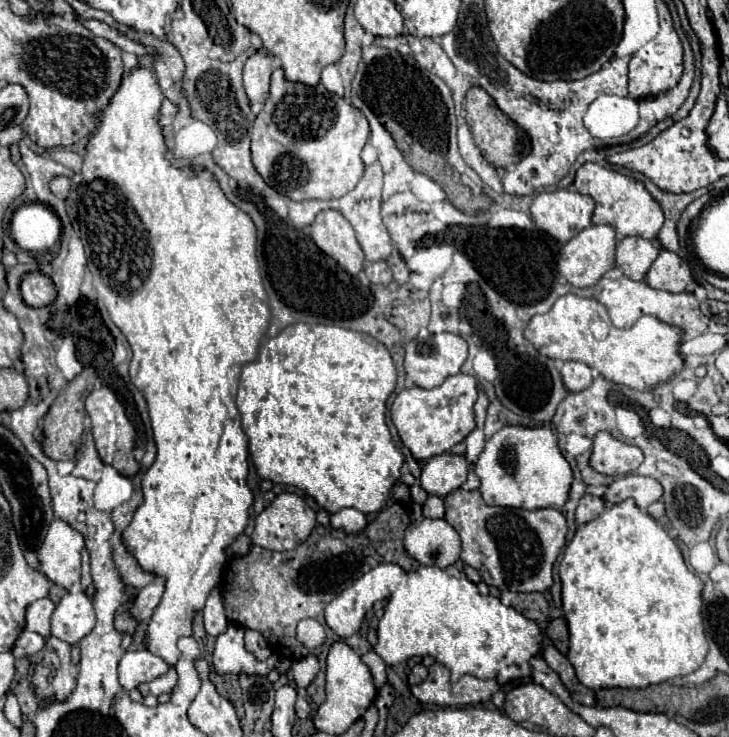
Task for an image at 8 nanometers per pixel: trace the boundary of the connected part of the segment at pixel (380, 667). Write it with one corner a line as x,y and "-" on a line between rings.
373,650
367,652
367,654
363,654
363,656
361,656
361,662
369,666
369,670
371,670
371,674
373,674
375,688
381,690
381,688
385,686
385,682
387,682
387,678
385,678
385,662
383,662

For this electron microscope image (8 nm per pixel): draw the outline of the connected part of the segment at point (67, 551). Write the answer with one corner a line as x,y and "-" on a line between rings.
55,518
39,550
41,572
57,586
69,590
73,584
81,580
83,546
83,534
75,532
75,528
71,528
65,520

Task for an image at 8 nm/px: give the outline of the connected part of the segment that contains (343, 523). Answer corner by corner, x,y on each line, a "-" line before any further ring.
343,508
337,514
331,516
331,526
335,530
345,530
349,534
359,534
363,528
367,528
367,518
363,512
355,508

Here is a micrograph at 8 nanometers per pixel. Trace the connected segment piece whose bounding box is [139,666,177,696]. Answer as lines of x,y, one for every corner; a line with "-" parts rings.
171,666
163,676
155,678
155,680
151,680
151,682
139,684
139,690
141,690
143,696
147,696
149,692
155,694
155,696
159,696
159,694
163,694
163,692
169,694
169,692
175,688
175,684
177,684
177,670

